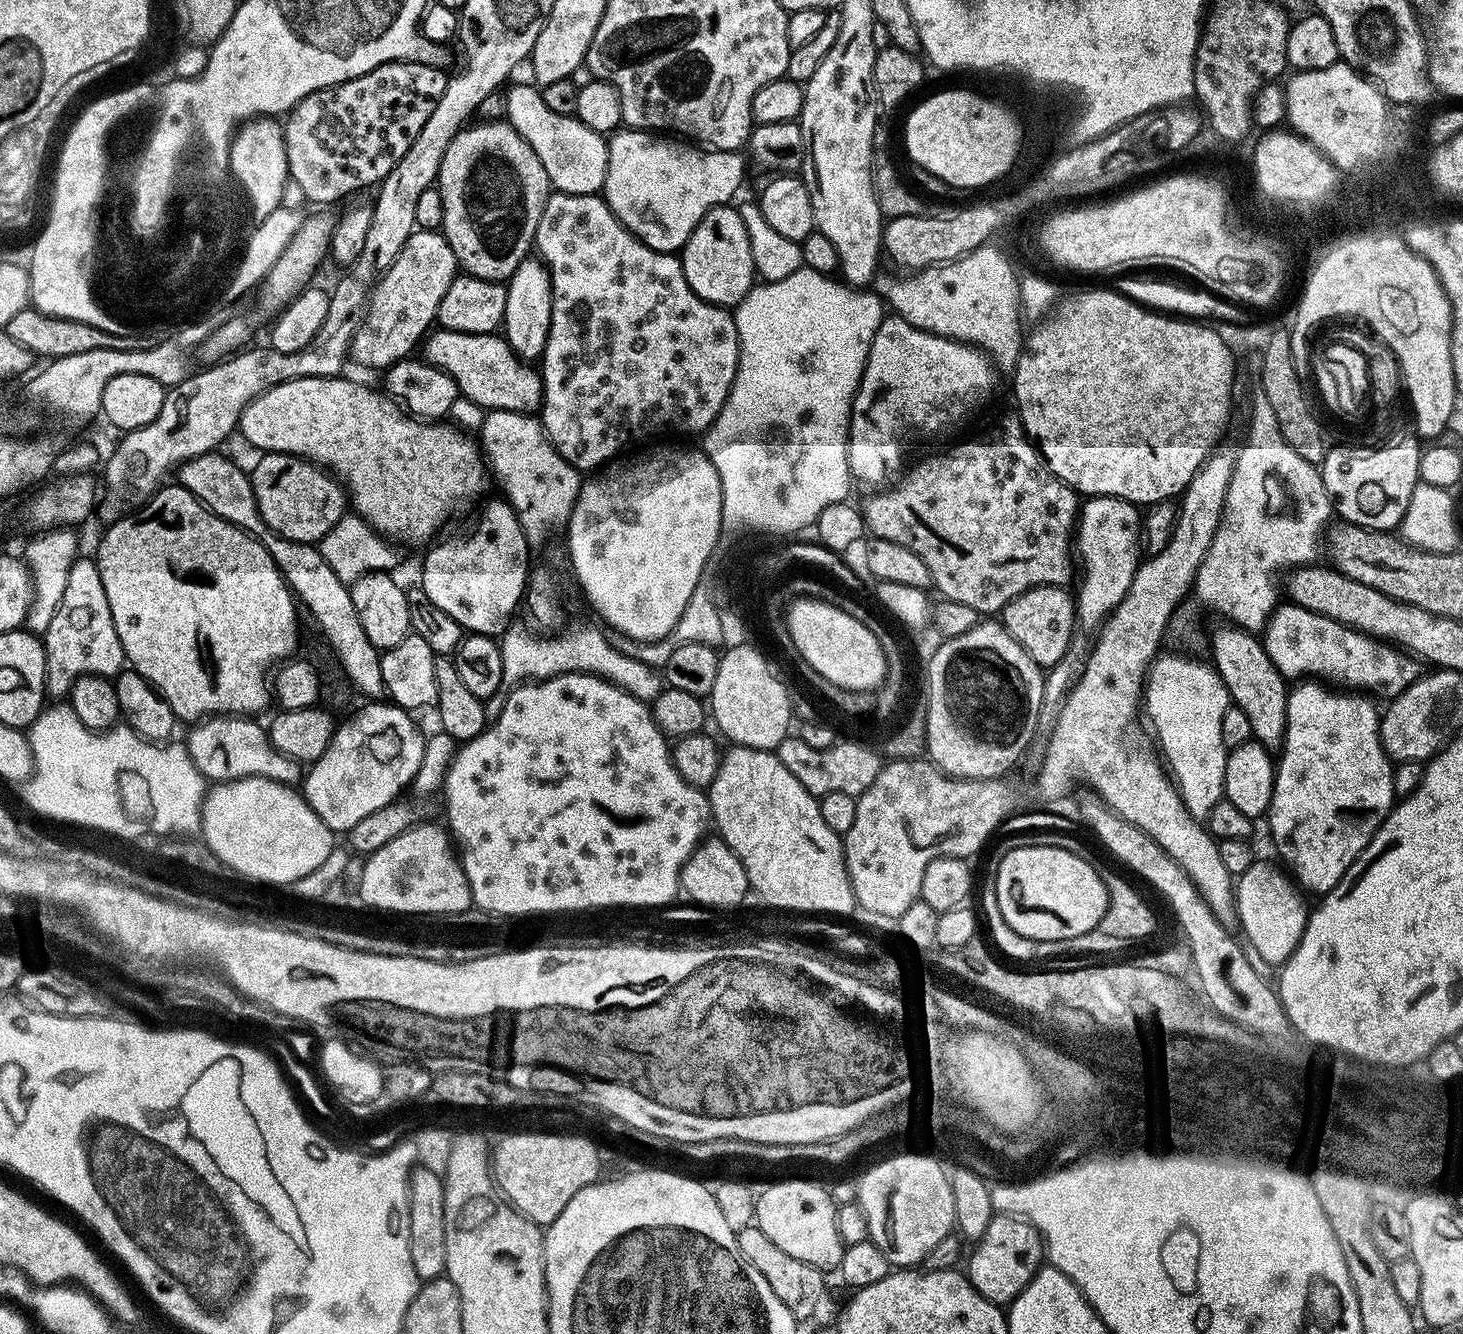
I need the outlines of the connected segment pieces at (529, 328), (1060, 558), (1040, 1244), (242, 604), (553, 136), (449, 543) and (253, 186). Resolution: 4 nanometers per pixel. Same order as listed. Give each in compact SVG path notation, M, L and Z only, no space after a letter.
M539 258L523 260L506 282L506 310L502 335L525 362L536 362L544 355L552 313L552 279L548 267Z
M1011 415L1002 417L981 440L966 441L961 448L953 452L952 456L932 456L929 460L922 461L905 478L904 484L898 485L893 492L877 491L880 492L877 496L870 497L865 504L862 504L864 523L867 531L875 539L898 542L898 546L906 546L906 550L914 550L914 554L918 554L918 558L922 558L922 562L926 562L926 570L930 570L930 578L935 591L940 591L939 595L945 600L962 602L962 606L970 606L977 614L984 614L984 612L999 613L1014 598L1018 598L1018 594L1022 594L1031 588L1041 588L1051 584L1067 585L1069 583L1067 580L1072 576L1072 564L1074 568L1074 556L1070 551L1070 541L1073 539L1074 525L1078 520L1078 493L1076 489L1059 480L1050 471L1047 464L1044 463L1043 456L1040 455L1040 449L1036 447L1028 433L1024 431L1024 424L1019 415Z
M1012 1214L1004 1215L1008 1216L993 1215L988 1231L971 1249L973 1252L968 1260L966 1275L982 1298L991 1304L1008 1306L1040 1271L1046 1256L1046 1245L1040 1231L1027 1220Z
M181 486L168 487L161 487L136 514L125 515L113 521L107 527L109 529L96 552L94 551L98 574L102 574L102 587L106 589L106 602L110 602L110 614L114 614L114 630L118 630L125 661L130 665L131 671L142 674L142 678L146 678L159 692L160 697L174 710L177 721L199 722L213 716L243 717L245 714L260 714L256 712L262 711L268 700L270 704L270 669L277 662L287 661L295 653L292 651L295 650L296 639L300 636L300 624L296 621L297 601L284 579L284 574L259 540L216 516L190 490Z
M516 84L506 94L505 119L514 126L538 155L546 169L549 185L559 192L595 195L604 186L608 165L608 144L605 137L590 130L575 115L558 115L546 106L543 93L535 85Z
M499 499L490 501L481 510L469 532L448 536L441 544L433 543L424 556L424 569L418 580L426 598L430 598L438 610L450 614L461 630L493 638L508 631L513 623L512 615L519 604L521 607L530 584L528 539L511 504L507 499Z
M253 118L241 124L236 135L232 137L226 160L232 163L232 172L236 175L237 182L244 187L256 218L263 218L274 209L281 207L283 192L290 183L290 177L284 145L284 130L275 119Z

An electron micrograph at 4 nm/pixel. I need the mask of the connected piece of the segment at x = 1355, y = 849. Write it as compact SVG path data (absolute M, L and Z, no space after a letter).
M1320 682L1297 683L1288 694L1288 725L1278 752L1270 817L1272 836L1280 847L1280 856L1288 863L1287 871L1305 893L1326 894L1344 877L1350 865L1364 853L1364 847L1372 841L1373 834L1388 817L1397 799L1394 764L1380 741L1381 713L1378 708L1376 712L1368 700L1371 699L1367 695L1333 690Z

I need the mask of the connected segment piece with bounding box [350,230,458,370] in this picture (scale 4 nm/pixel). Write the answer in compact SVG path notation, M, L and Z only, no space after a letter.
M443 231L412 232L410 238L406 238L406 246L398 250L398 258L394 258L368 297L364 318L352 339L351 359L357 360L364 368L379 370L386 370L391 364L409 359L415 353L412 351L415 348L417 351L418 345L437 323L438 306L457 274L454 250L450 250Z

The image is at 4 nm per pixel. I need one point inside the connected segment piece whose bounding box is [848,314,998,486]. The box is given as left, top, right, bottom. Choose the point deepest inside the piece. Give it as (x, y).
(913, 381)

